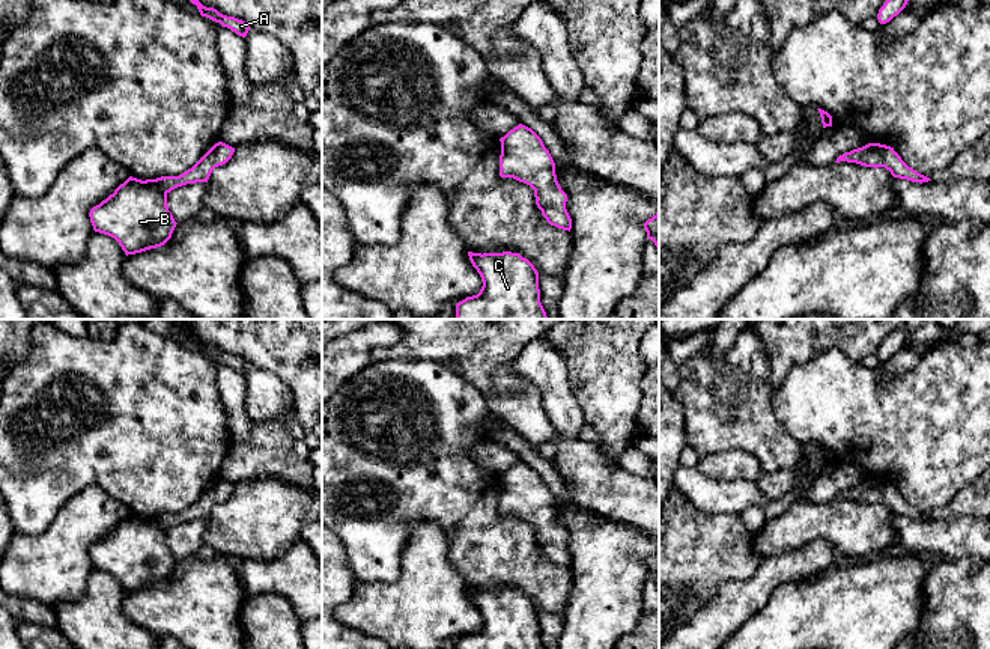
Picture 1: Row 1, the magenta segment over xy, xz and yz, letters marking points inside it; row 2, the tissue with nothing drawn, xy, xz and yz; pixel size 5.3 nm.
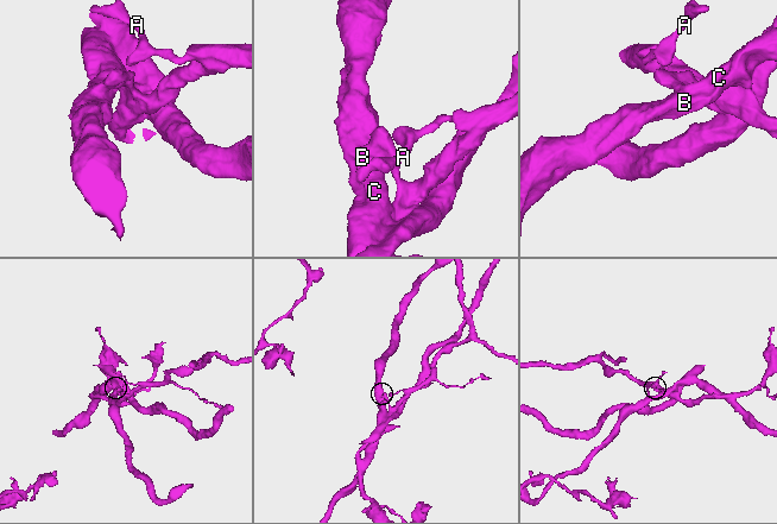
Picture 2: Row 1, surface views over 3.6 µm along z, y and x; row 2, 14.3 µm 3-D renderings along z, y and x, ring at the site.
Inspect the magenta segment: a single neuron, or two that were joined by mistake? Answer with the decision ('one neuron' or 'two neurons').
two neurons

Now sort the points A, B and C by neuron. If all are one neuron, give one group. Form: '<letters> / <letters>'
A / B C

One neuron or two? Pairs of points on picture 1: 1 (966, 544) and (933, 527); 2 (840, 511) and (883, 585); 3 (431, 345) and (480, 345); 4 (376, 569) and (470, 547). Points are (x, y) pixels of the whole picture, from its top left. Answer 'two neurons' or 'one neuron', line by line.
1: one neuron
2: two neurons
3: one neuron
4: one neuron

